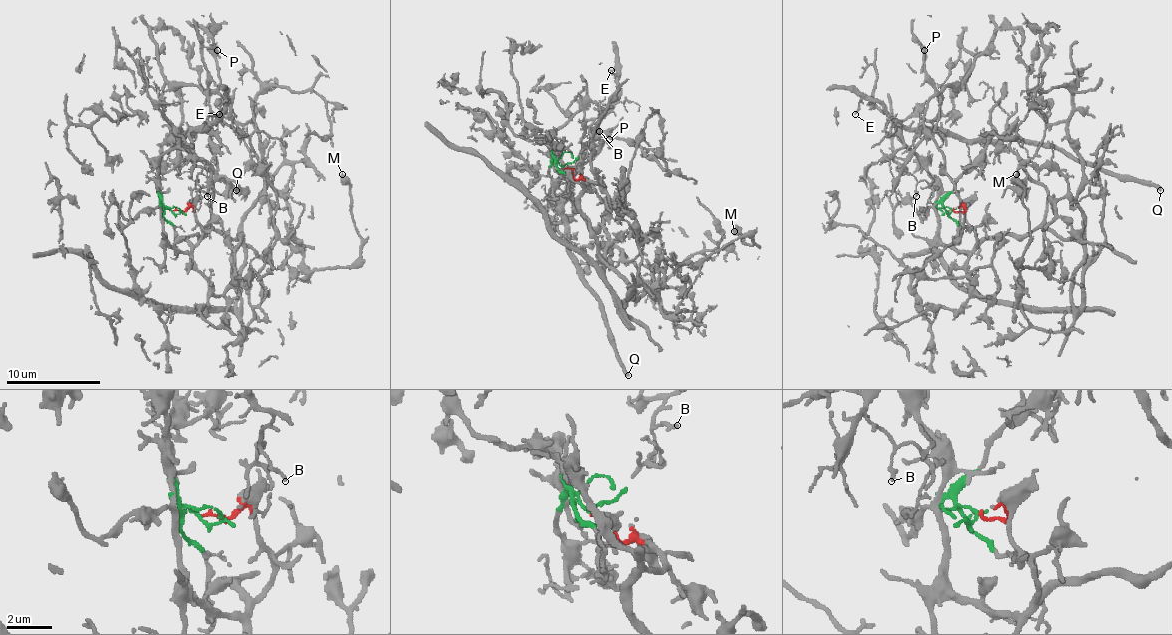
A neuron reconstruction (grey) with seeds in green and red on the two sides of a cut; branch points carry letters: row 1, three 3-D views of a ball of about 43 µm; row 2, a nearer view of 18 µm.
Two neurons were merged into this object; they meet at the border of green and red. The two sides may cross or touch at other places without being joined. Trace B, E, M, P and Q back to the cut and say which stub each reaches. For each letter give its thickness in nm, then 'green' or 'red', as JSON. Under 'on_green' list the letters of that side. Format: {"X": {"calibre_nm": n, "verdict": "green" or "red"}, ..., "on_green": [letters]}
{"B": {"calibre_nm": 160, "verdict": "green"}, "E": {"calibre_nm": 140, "verdict": "green"}, "M": {"calibre_nm": 550, "verdict": "red"}, "P": {"calibre_nm": 240, "verdict": "red"}, "Q": {"calibre_nm": 300, "verdict": "green"}, "on_green": ["B", "E", "Q"]}

